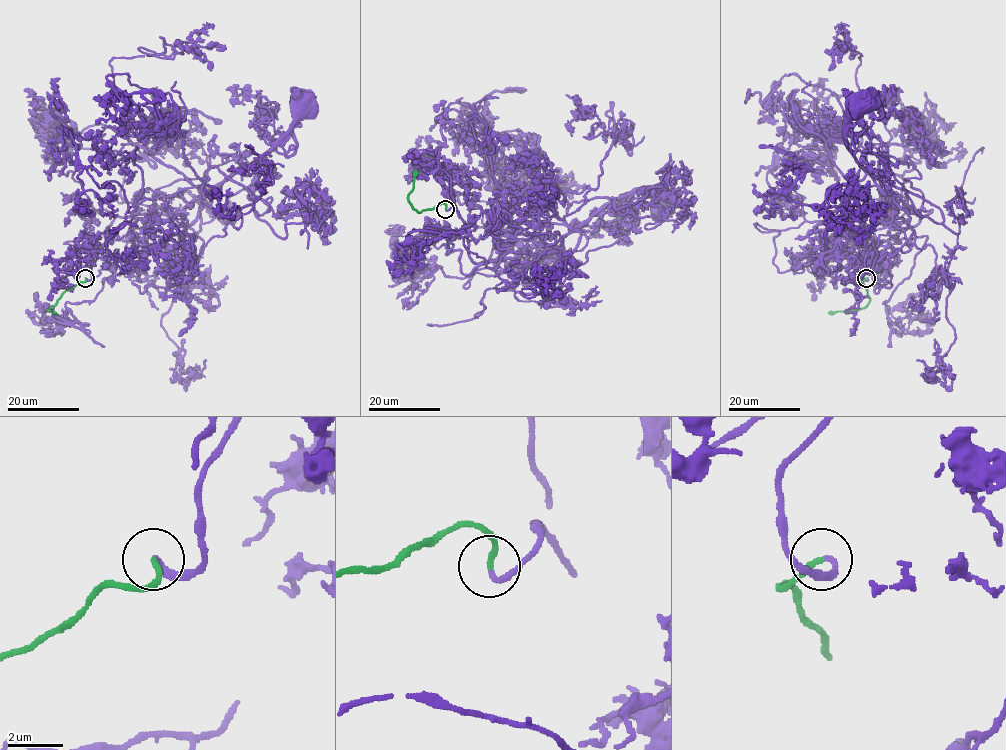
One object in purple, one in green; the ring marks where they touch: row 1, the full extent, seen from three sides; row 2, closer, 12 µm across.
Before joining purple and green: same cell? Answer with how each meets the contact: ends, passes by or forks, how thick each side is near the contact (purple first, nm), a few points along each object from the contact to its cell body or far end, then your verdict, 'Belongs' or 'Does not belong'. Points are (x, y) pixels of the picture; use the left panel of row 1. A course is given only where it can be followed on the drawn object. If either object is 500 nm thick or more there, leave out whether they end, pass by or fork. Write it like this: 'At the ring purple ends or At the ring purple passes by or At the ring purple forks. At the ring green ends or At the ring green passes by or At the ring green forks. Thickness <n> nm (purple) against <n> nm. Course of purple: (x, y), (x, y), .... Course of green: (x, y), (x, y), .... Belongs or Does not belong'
At the ring purple ends. At the ring green ends. Thickness 200 nm (purple) against 200 nm. Course of purple: (85, 278), (91, 277), (91, 265), (117, 217), (175, 216), (260, 159), (310, 108), (304, 106). Course of green: (85, 278), (66, 290), (47, 310), (55, 313). Belongs

